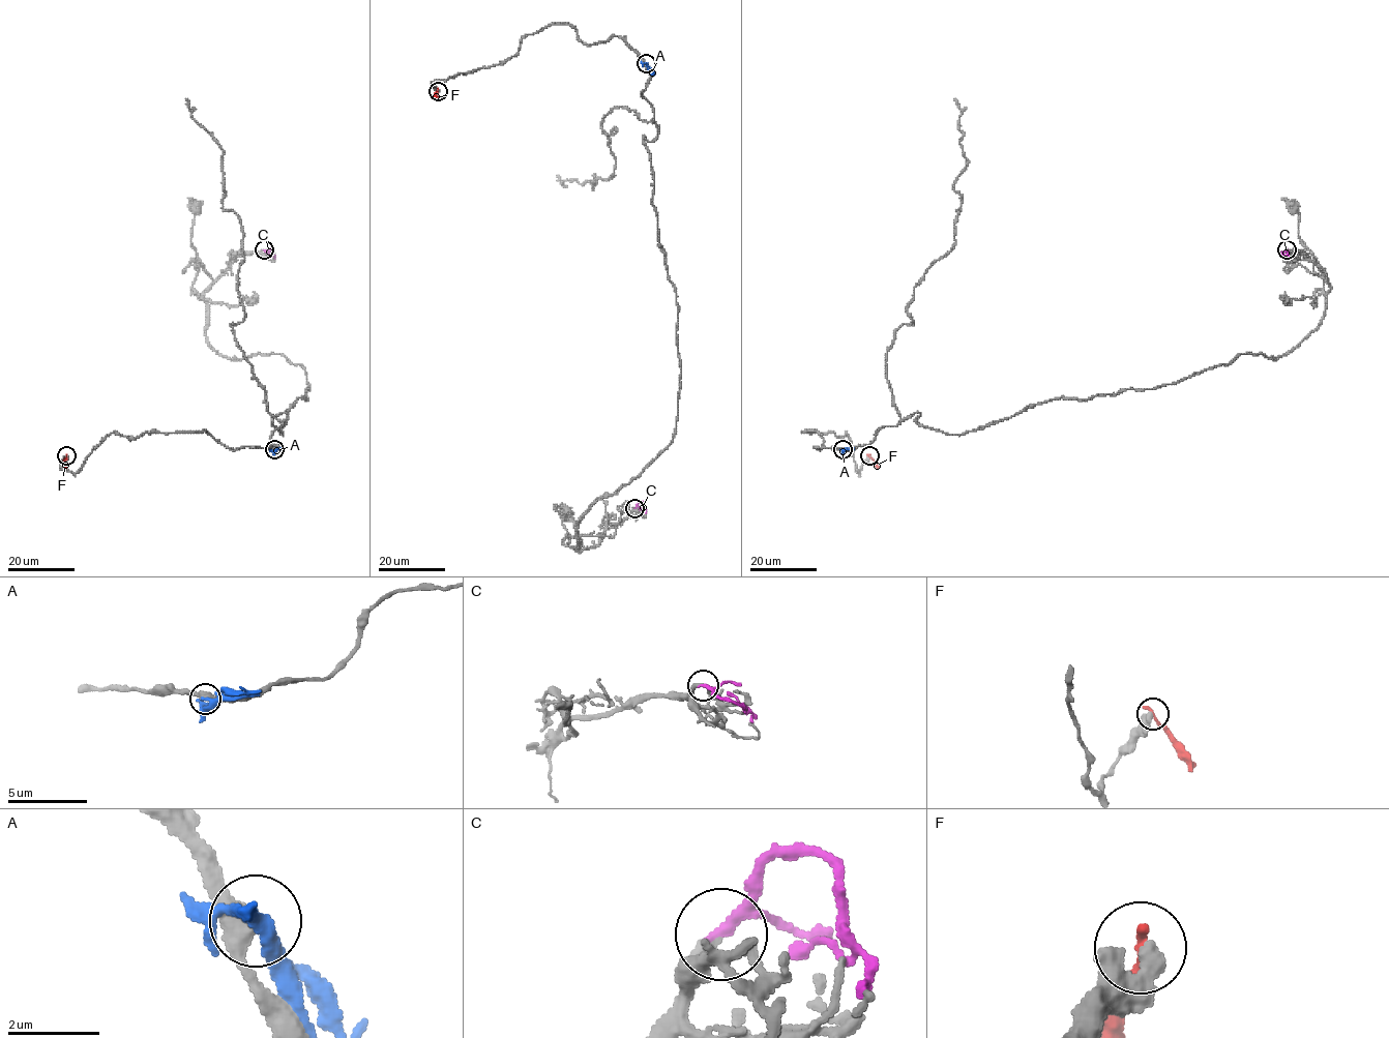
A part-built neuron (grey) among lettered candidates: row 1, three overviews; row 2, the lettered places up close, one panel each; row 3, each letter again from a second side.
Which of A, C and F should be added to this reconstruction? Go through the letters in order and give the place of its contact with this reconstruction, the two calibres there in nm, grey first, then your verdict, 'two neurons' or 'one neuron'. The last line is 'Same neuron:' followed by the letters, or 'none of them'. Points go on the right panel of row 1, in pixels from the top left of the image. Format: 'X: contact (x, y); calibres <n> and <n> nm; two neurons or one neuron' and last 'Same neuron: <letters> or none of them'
A: contact (843, 449); calibres 400 and 260 nm; two neurons
C: contact (1287, 249); calibres 220 and 170 nm; one neuron
F: contact (869, 455); calibres 400 and 260 nm; two neurons
Same neuron: C

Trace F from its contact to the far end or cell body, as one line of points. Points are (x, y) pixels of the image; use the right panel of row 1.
F: (869, 455), (878, 468)

